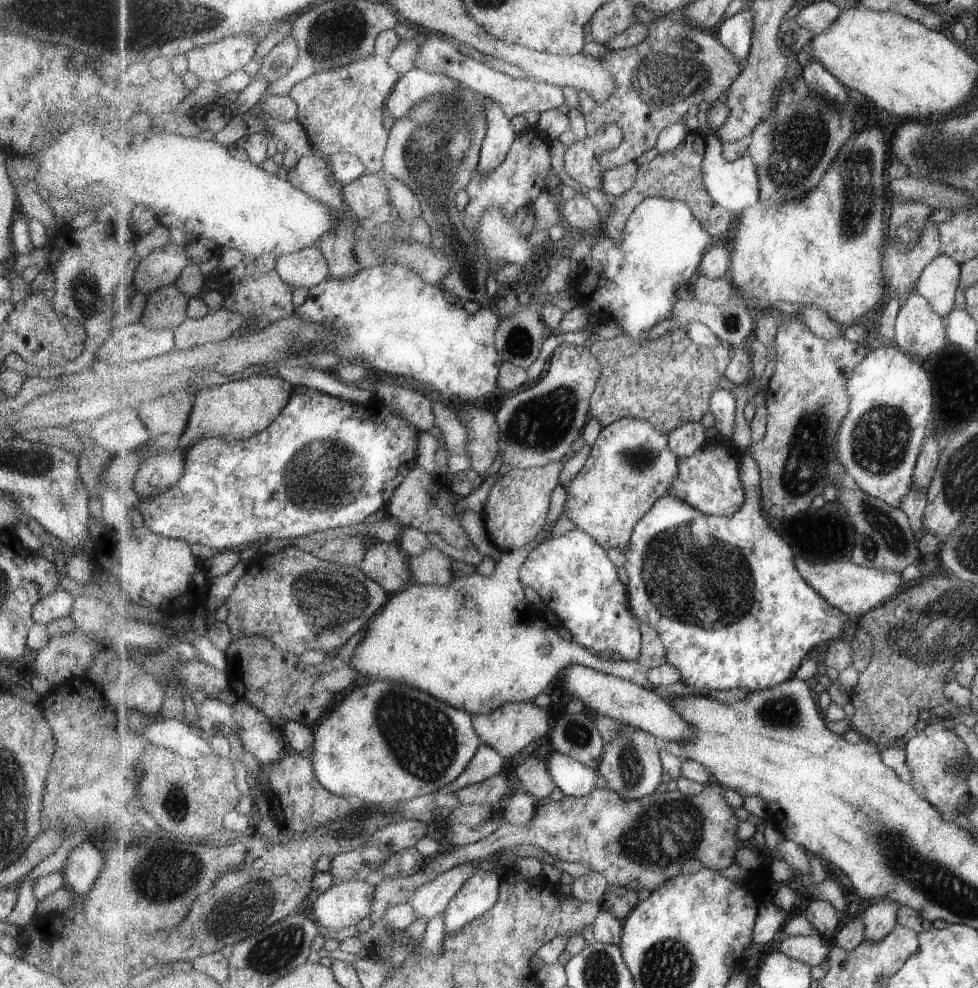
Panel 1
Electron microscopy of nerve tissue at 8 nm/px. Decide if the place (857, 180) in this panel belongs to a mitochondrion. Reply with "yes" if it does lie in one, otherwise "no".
yes

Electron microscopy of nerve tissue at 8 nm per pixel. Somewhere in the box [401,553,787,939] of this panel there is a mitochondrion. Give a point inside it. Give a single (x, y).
(663, 834)

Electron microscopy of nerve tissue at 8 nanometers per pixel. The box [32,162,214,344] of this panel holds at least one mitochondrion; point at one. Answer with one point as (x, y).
(83, 288)

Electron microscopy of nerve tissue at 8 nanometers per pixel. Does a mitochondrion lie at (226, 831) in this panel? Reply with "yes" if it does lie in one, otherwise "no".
no

